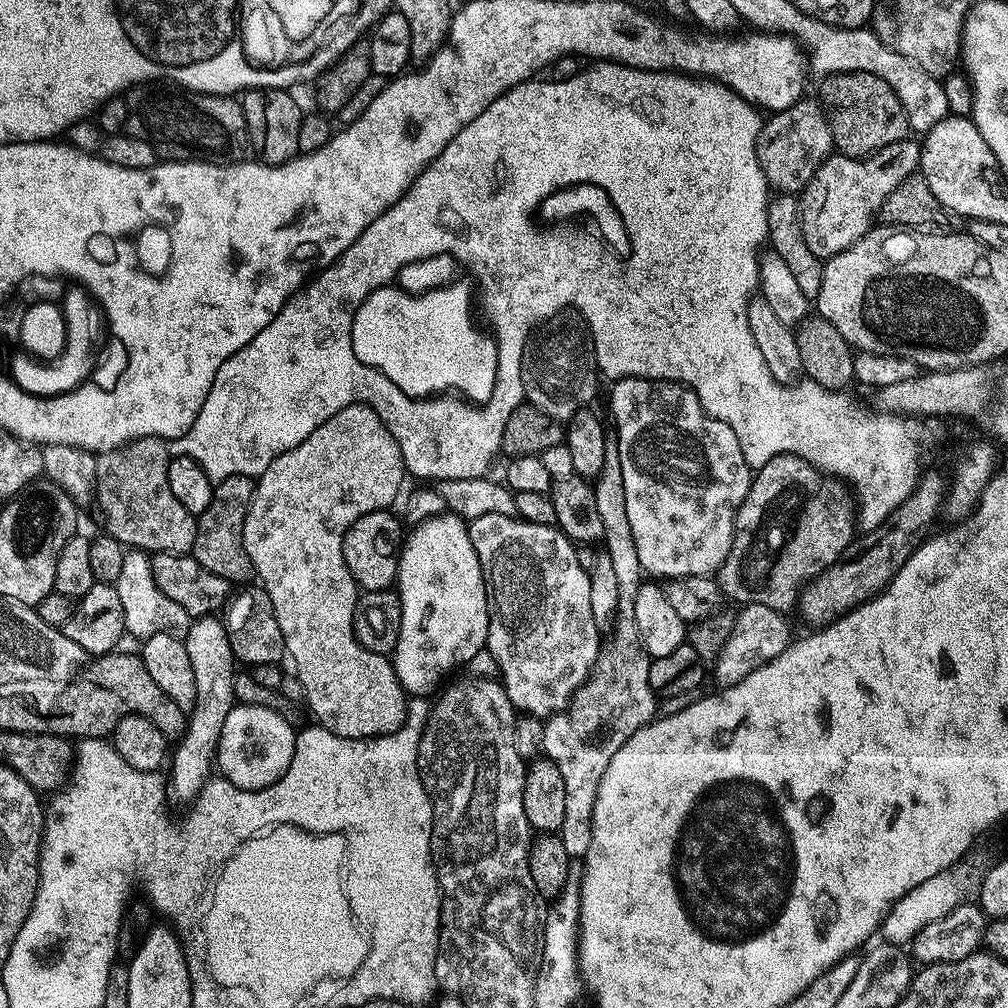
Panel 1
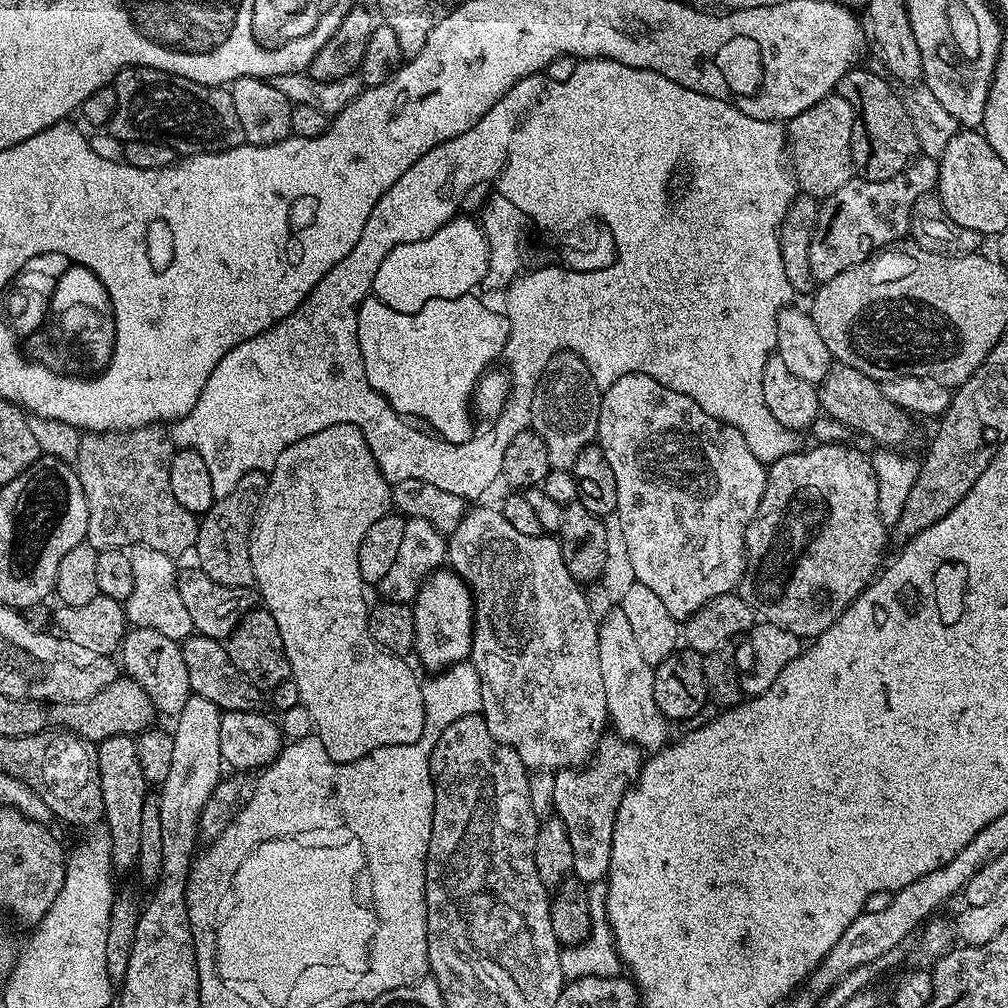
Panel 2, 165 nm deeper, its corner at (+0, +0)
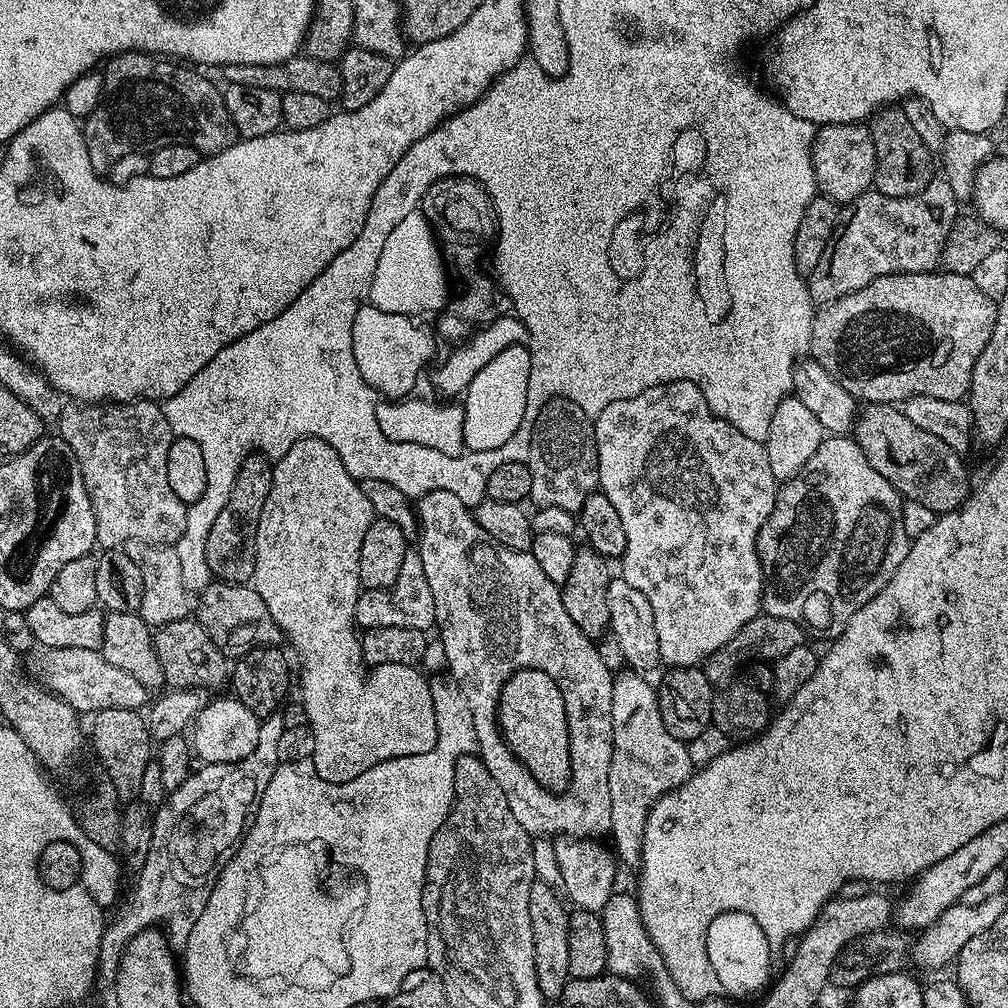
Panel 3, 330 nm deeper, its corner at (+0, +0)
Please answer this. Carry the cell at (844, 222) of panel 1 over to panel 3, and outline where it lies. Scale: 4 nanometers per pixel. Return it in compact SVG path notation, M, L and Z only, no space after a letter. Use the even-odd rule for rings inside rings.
M934 178L917 196L894 198L875 190L845 203L840 221L822 253L818 266L806 278L813 305L832 304L846 294L870 286L874 278L899 272L935 272L954 222L958 201L950 182Z

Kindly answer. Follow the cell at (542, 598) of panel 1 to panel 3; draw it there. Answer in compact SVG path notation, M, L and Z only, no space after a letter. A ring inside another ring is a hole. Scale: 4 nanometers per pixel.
M434 490L419 497L415 510L418 521L418 541L420 540L418 551L422 558L422 568L426 570L426 582L430 582L430 590L434 593L434 614L436 615L434 628L435 631L440 631L440 644L444 647L444 660L448 663L449 673L447 672L447 675L450 677L452 683L462 690L462 698L466 698L466 706L470 706L470 714L474 718L474 734L476 735L478 755L483 760L486 770L490 770L490 774L494 774L494 782L498 782L498 786L502 786L502 790L508 796L510 810L514 814L514 818L518 818L518 822L528 831L529 836L533 838L539 837L541 834L552 834L548 832L564 832L560 834L571 834L576 838L607 837L612 831L612 823L610 822L610 782L608 781L608 775L610 774L610 762L612 761L610 706L612 705L612 681L614 673L608 669L606 662L602 662L599 647L597 647L590 637L582 634L582 630L578 630L574 618L570 618L570 614L566 614L566 606L562 602L561 585L550 582L550 578L546 578L545 571L542 570L542 566L532 556L531 551L519 552L518 550L510 550L506 546L499 544L476 520L473 509L465 504L463 496L450 494L450 490ZM524 668L542 670L546 674L550 674L550 678L554 678L554 682L560 687L564 695L566 718L568 719L568 737L570 738L570 758L572 759L572 782L563 794L553 794L540 781L535 780L532 777L532 771L513 756L511 750L508 749L508 743L504 741L503 736L500 734L498 723L500 691L504 688L505 682L515 672L521 672Z

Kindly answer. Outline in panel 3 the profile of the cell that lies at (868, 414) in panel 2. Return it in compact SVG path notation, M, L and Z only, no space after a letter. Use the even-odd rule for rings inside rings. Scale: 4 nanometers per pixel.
M865 403L854 421L854 439L862 454L866 454L866 462L870 462L904 500L919 502L926 510L943 514L953 512L970 495L965 457L946 446L942 438L934 438L927 430L918 430L896 404Z

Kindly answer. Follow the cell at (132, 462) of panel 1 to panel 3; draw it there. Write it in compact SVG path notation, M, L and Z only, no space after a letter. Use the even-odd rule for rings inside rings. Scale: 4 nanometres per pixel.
M141 398L127 402L68 402L65 403L64 409L60 414L58 427L60 427L58 428L59 436L72 447L74 458L82 470L82 482L86 486L86 494L90 498L92 509L94 510L96 543L101 549L116 550L124 546L124 543L127 545L129 542L172 546L175 545L178 538L182 538L182 534L186 530L186 516L189 514L190 508L189 505L182 502L182 498L178 498L178 494L174 494L174 490L170 490L170 478L166 478L166 454L170 454L174 433L170 422L166 422L166 414L163 407L157 401Z

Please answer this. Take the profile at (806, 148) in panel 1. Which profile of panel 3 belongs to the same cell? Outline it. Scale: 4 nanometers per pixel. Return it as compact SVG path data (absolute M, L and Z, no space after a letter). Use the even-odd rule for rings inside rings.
M863 123L825 124L812 139L812 165L816 187L837 202L851 202L873 187L876 179L874 138Z

